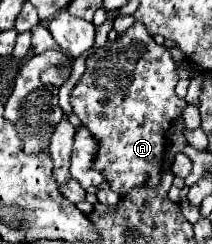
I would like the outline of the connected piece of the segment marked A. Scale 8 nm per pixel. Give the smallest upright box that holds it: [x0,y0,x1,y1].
[71,23,187,195]

